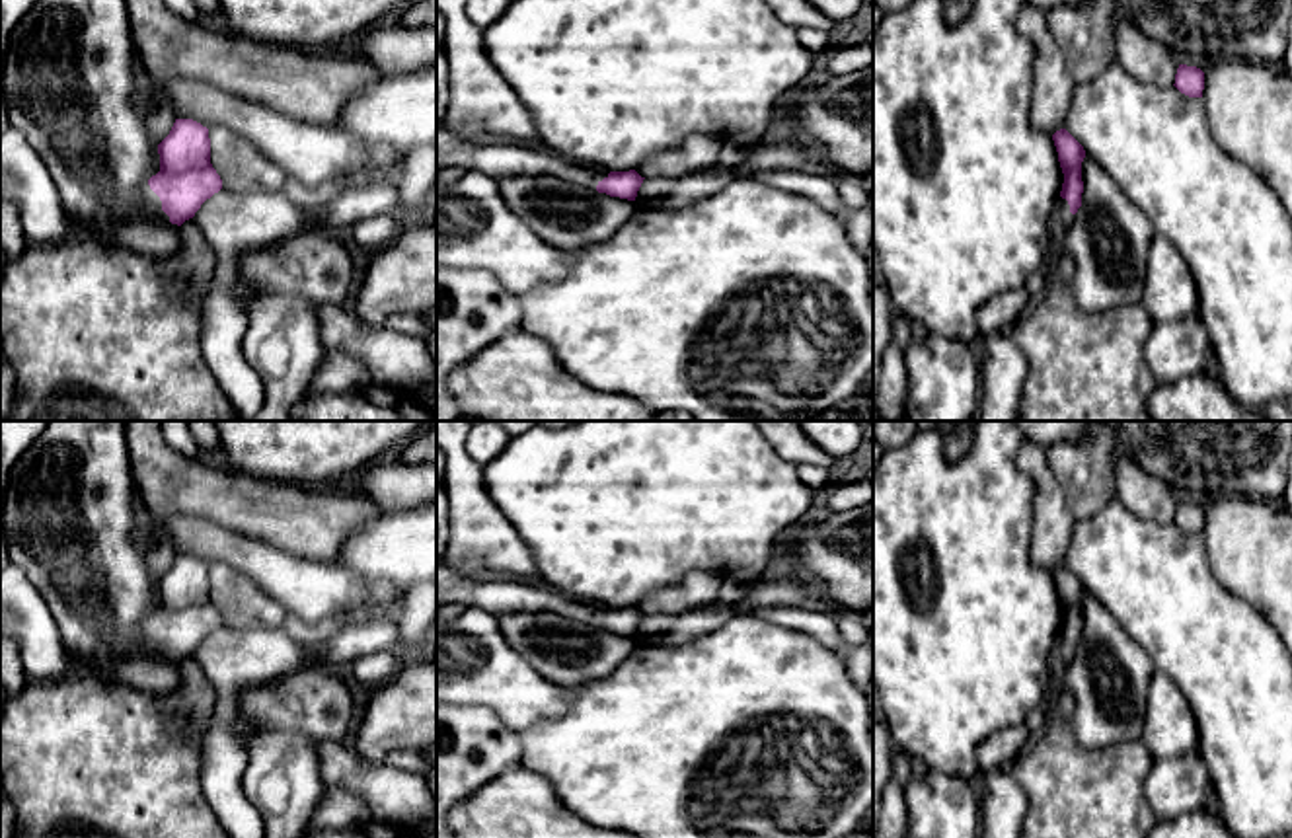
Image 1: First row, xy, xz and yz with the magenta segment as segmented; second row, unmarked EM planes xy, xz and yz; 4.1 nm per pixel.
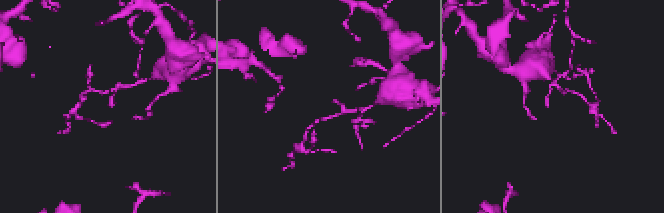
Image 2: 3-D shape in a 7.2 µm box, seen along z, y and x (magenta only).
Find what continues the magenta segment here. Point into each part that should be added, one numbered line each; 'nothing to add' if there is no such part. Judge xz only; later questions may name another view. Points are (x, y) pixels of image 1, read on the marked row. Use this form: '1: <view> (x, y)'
1: xz (495, 160)

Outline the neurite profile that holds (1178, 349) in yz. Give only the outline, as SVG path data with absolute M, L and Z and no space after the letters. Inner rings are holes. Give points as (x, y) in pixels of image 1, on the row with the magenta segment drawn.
M1200 318L1152 324L1142 355L1158 386L1191 378L1206 368L1210 339Z

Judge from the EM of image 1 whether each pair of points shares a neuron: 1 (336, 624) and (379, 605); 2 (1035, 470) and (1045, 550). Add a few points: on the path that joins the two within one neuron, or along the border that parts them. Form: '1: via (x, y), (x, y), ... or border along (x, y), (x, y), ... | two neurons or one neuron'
1: border along (371, 620), (353, 612), (316, 622) | two neurons
2: via (1047, 490), (1047, 531) | one neuron

